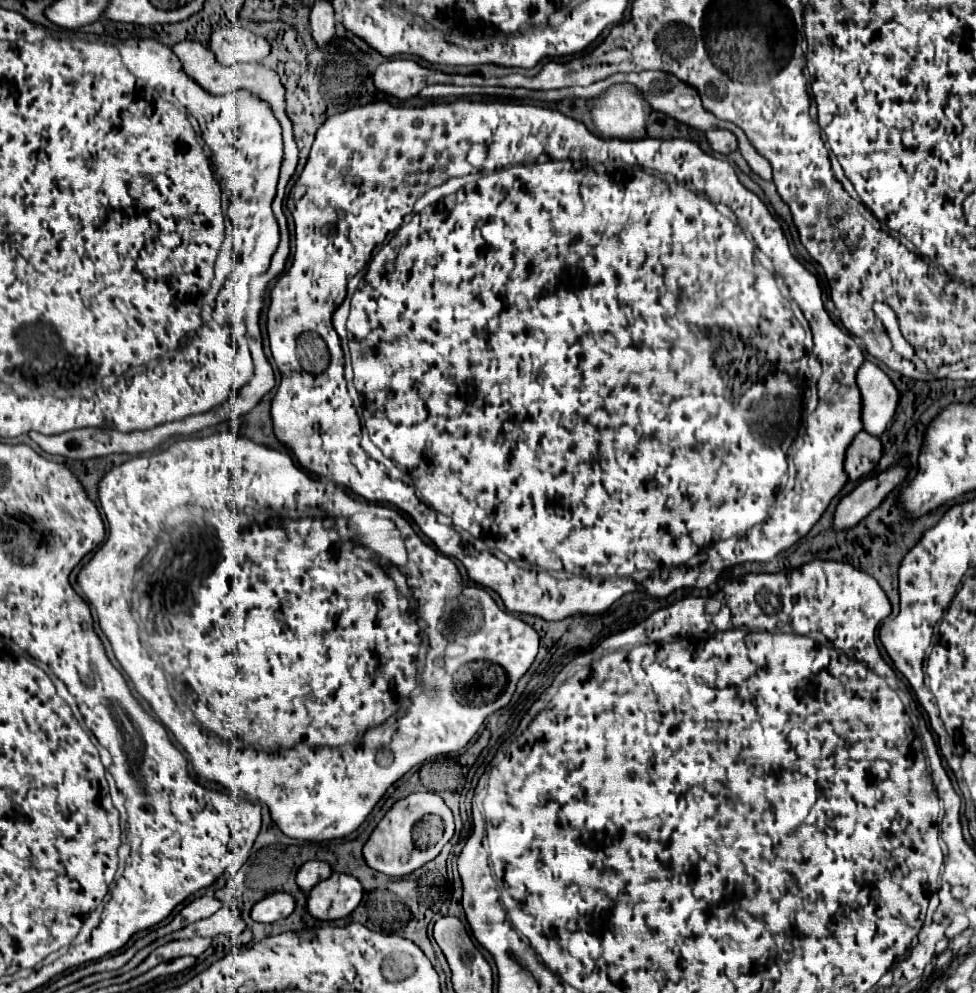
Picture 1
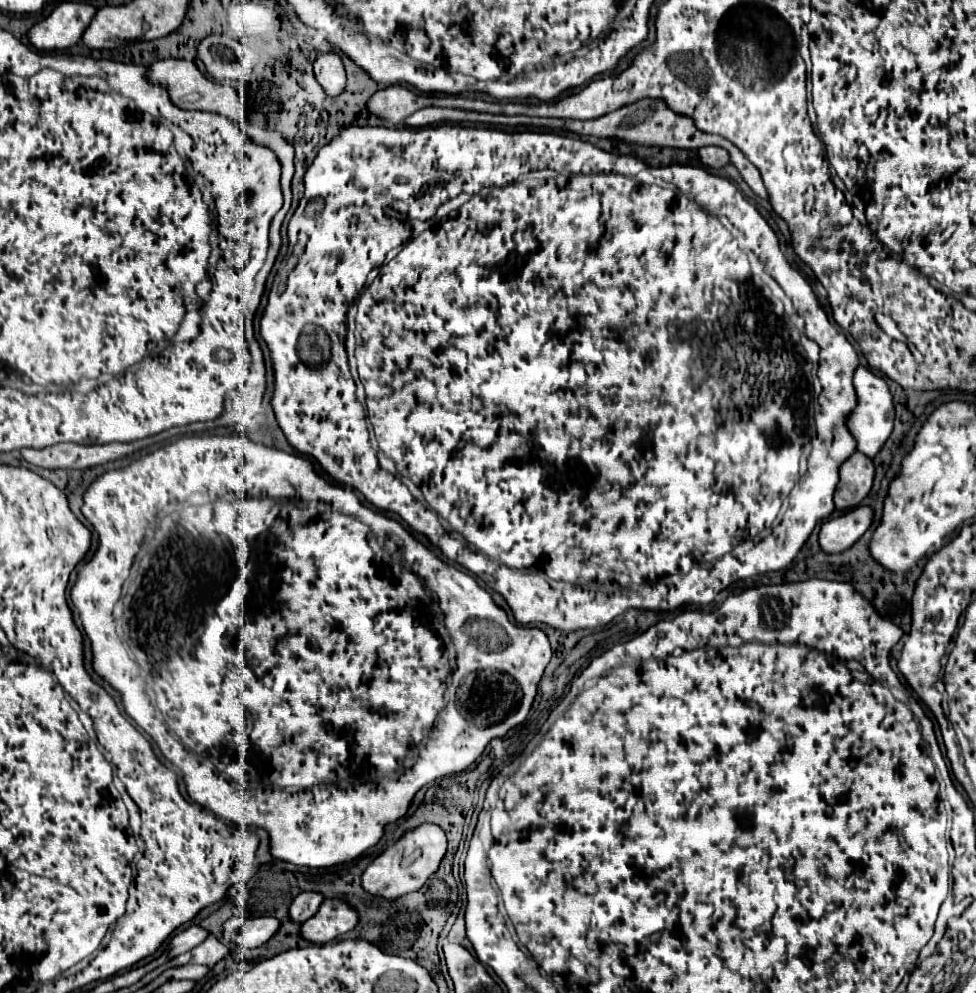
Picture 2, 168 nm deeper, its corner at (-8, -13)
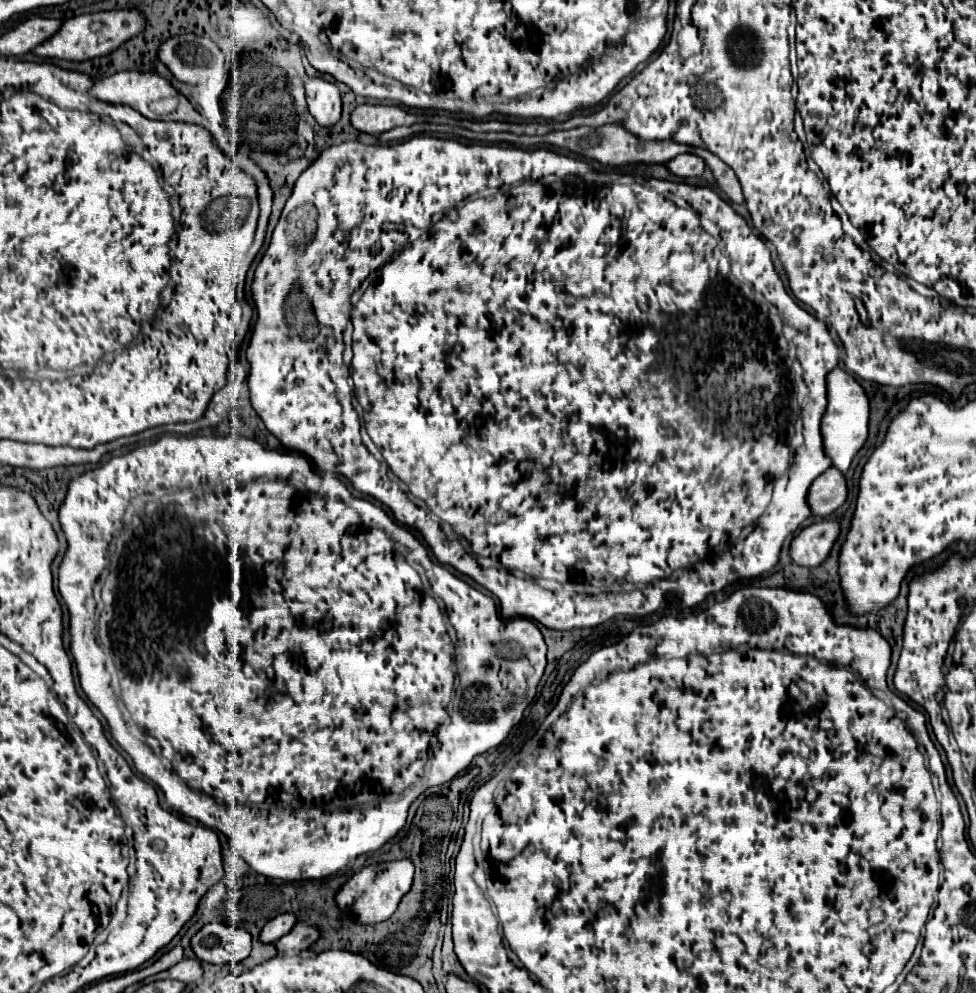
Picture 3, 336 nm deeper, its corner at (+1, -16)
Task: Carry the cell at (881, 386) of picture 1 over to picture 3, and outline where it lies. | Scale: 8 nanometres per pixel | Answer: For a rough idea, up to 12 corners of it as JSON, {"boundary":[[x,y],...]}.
{"boundary":[[842,368],[826,376],[820,426],[844,474],[868,438],[864,388]]}

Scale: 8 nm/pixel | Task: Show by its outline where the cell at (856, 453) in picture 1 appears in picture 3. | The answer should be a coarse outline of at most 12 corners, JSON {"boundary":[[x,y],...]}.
{"boundary":[[836,468],[814,480],[808,492],[812,516],[828,516],[846,500]]}

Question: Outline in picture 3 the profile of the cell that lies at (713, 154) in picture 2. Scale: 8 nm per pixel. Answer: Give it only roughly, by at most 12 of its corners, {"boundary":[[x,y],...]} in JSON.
{"boundary":[[694,154],[668,160],[666,168],[680,178],[696,178],[704,172]]}

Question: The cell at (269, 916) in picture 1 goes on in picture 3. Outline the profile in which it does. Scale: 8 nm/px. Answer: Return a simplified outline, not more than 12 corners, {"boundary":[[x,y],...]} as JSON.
{"boundary":[[206,924],[190,940],[206,964],[234,964],[250,954],[252,936]]}

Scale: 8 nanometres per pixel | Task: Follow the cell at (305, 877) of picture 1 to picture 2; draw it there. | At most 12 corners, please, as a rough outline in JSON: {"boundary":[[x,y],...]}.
{"boundary":[[303,891],[289,909],[297,923],[307,919],[323,903],[323,893]]}

